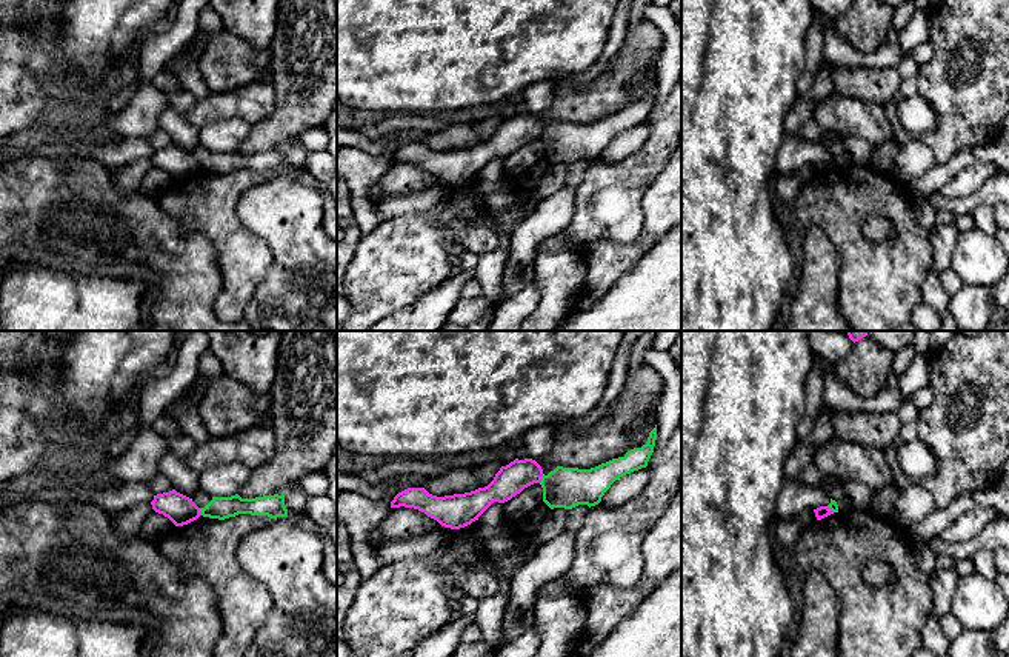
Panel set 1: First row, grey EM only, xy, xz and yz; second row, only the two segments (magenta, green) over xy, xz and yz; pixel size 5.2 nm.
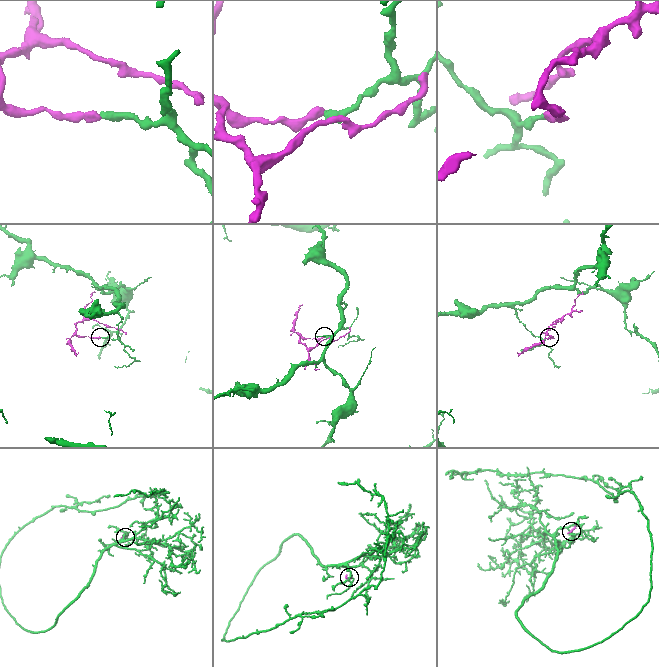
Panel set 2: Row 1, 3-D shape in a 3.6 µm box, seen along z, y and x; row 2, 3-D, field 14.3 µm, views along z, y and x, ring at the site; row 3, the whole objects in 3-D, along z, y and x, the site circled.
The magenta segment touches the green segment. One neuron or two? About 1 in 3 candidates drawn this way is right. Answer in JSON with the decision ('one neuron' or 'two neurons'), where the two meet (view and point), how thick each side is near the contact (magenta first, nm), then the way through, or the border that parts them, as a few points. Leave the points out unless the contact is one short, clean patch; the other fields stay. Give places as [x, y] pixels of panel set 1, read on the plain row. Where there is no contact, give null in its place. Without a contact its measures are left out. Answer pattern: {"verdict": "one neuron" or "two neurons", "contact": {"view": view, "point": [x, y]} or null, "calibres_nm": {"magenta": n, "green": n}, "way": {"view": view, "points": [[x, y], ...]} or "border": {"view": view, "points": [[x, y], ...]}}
{"verdict": "two neurons", "contact": {"view": "xz", "point": [540, 134]}, "calibres_nm": {"magenta": 160, "green": 220}, "border": {"view": "xz", "points": [[543, 130], [539, 137]]}}

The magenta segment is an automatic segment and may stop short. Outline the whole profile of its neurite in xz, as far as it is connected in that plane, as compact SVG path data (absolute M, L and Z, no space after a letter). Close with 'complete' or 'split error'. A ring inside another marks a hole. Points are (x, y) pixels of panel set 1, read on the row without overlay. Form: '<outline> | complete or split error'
M515 114L501 122L494 135L485 143L445 152L432 151L425 143L408 143L394 152L391 163L414 163L445 183L460 185L478 175L494 157L504 158L511 155L524 143L540 138L541 132L543 125L535 115Z | complete

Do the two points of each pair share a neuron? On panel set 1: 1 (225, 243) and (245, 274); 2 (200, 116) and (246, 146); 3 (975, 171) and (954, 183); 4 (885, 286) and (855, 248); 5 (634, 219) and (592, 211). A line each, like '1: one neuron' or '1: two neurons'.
1: one neuron
2: two neurons
3: one neuron
4: one neuron
5: one neuron

